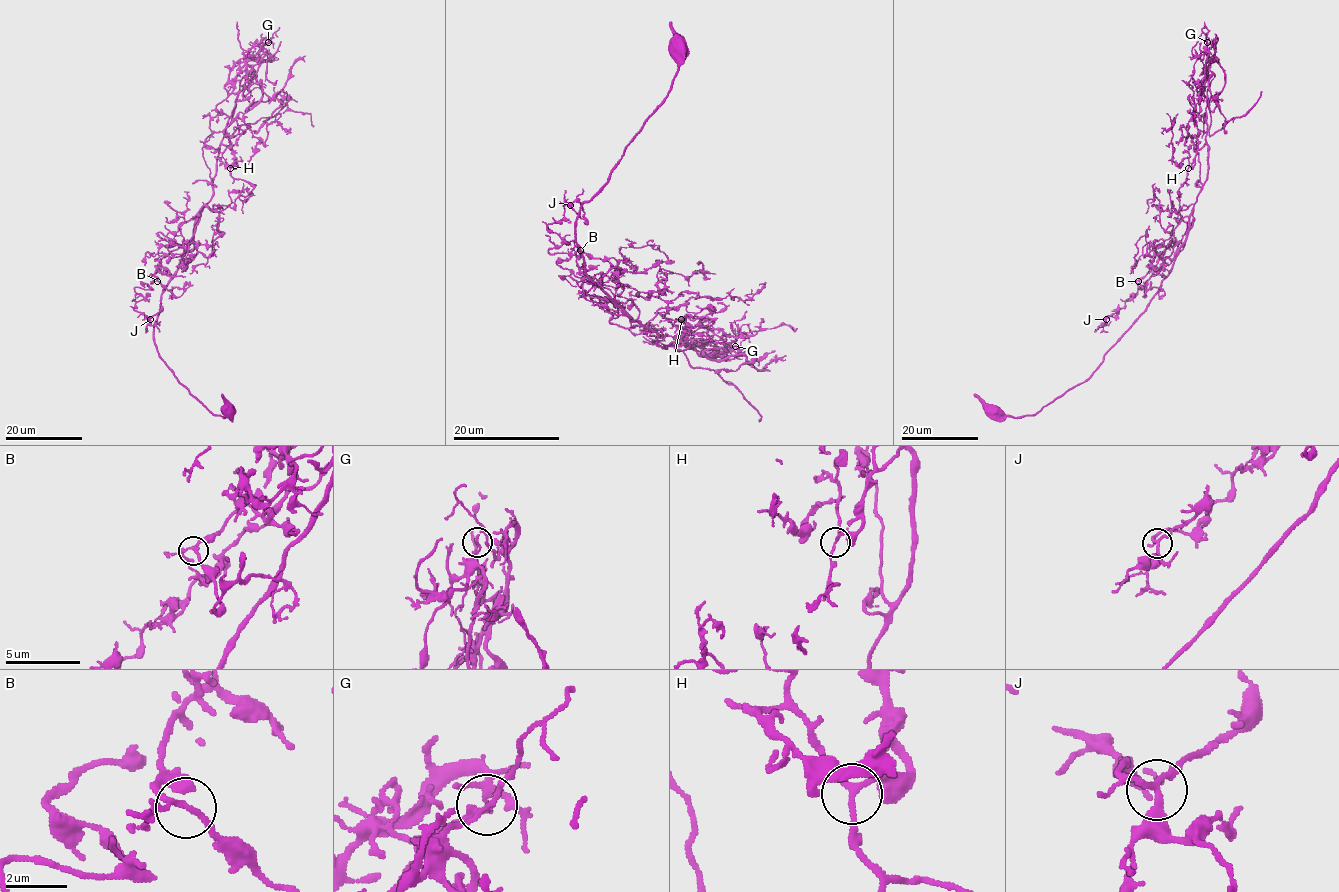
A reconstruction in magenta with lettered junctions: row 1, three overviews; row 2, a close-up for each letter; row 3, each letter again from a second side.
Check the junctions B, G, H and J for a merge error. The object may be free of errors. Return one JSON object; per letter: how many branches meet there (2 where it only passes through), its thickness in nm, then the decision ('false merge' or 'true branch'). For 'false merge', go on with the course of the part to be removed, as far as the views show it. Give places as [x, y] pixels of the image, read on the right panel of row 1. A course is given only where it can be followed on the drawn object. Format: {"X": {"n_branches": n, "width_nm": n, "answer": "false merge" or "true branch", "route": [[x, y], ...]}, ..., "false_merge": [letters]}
{"B": {"n_branches": 3, "width_nm": 170, "answer": "true branch"}, "G": {"n_branches": 3, "width_nm": 100, "answer": "false merge", "route": [[1207, 42], [1215, 49], [1210, 69], [1215, 76], [1207, 94], [1209, 135], [1233, 117], [1240, 117], [1261, 91]]}, "H": {"n_branches": 3, "width_nm": 180, "answer": "true branch"}, "J": {"n_branches": 3, "width_nm": 190, "answer": "true branch"}, "false_merge": ["G"]}

